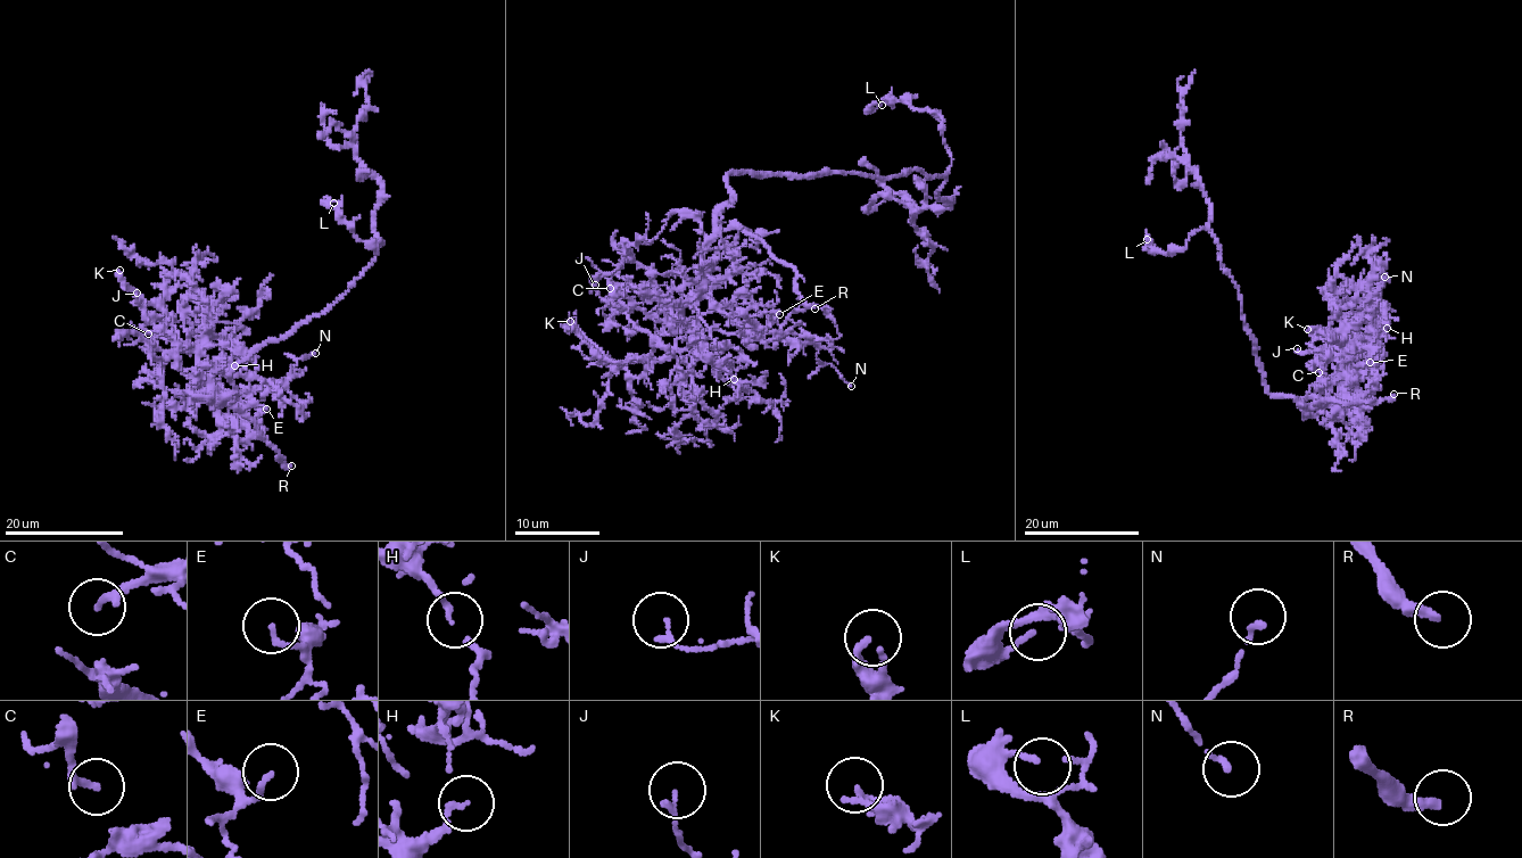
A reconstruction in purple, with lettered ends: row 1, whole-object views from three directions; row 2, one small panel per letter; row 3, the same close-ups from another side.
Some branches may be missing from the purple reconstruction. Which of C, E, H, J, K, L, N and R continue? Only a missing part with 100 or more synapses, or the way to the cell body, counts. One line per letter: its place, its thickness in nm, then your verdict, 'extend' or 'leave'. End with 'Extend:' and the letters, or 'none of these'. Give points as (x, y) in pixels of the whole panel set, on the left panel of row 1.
C: (148, 333) | 140 nm | leave
E: (266, 409) | 130 nm | leave
H: (234, 365) | 140 nm | leave
J: (137, 293) | 160 nm | leave
K: (120, 270) | 240 nm | leave
L: (333, 203) | 120 nm | leave
N: (315, 353) | 140 nm | leave
R: (291, 465) | 260 nm | extend
Extend: R

